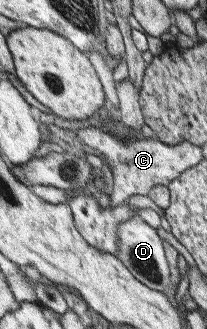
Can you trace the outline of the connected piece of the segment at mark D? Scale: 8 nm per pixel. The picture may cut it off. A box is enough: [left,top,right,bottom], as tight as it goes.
[117,214,174,293]

